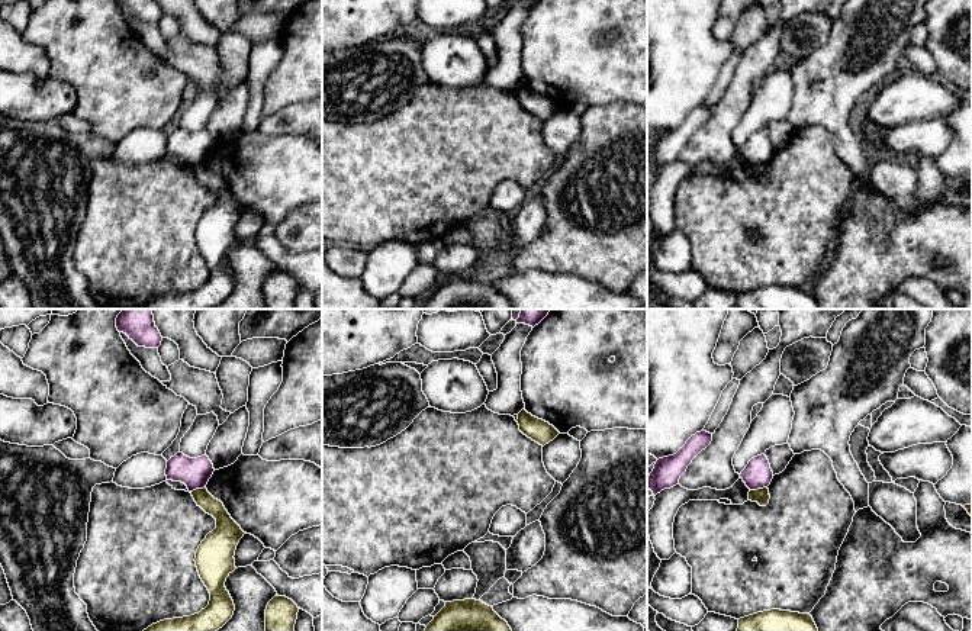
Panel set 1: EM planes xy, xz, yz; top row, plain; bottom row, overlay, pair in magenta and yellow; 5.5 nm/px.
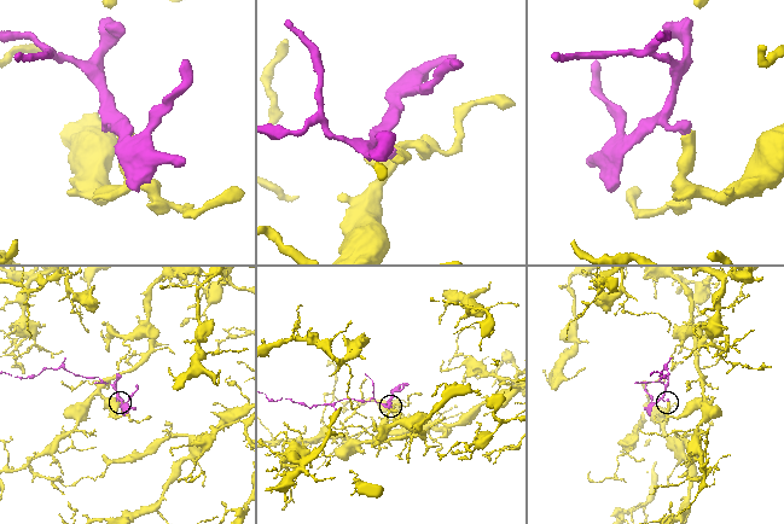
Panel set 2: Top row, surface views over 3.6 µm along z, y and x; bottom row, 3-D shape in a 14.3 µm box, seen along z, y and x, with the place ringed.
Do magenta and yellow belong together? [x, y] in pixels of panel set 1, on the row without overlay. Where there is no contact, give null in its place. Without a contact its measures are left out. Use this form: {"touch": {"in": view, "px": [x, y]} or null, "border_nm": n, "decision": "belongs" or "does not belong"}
{"touch": {"in": "yz", "px": [758, 163]}, "border_nm": 100, "decision": "does not belong"}

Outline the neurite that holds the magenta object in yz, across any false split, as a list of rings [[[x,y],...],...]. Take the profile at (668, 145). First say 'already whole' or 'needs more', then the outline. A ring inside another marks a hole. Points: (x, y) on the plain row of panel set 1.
already whole; [[[701,106],[692,110],[676,129],[659,133],[647,152],[647,162],[653,170],[656,171],[662,165],[676,161],[692,135],[705,125],[711,116],[712,109]]]

